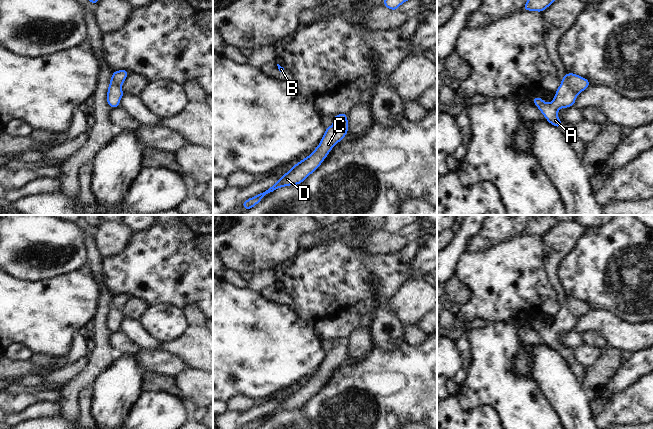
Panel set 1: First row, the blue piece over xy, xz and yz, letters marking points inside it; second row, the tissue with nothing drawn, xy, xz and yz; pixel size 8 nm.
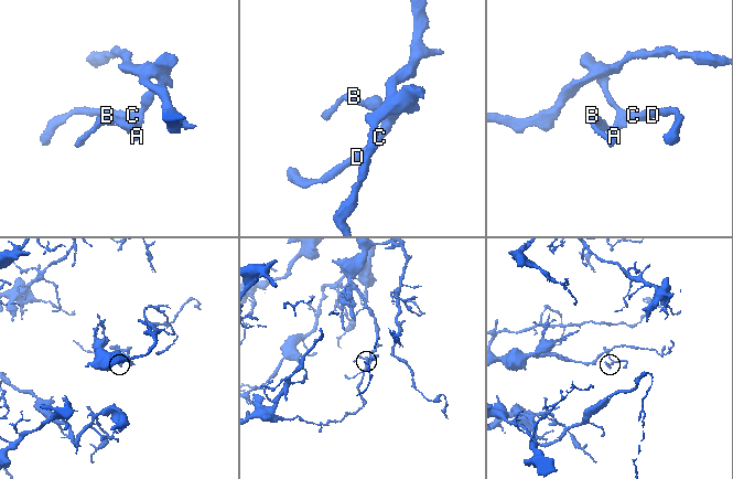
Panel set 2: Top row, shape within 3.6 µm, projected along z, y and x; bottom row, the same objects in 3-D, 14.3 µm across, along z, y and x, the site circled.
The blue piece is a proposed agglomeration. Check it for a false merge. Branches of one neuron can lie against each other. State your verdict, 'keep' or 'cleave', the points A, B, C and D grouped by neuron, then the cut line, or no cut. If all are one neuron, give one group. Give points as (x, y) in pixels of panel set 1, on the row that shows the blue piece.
cleave | A B / C D | yz (562, 79), (577, 94)

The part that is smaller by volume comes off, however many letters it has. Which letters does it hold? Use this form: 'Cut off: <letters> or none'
Cut off: A, B

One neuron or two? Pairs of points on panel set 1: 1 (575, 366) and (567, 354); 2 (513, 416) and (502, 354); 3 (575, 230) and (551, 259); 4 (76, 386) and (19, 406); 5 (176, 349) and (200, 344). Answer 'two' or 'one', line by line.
1: one
2: one
3: one
4: two
5: one

